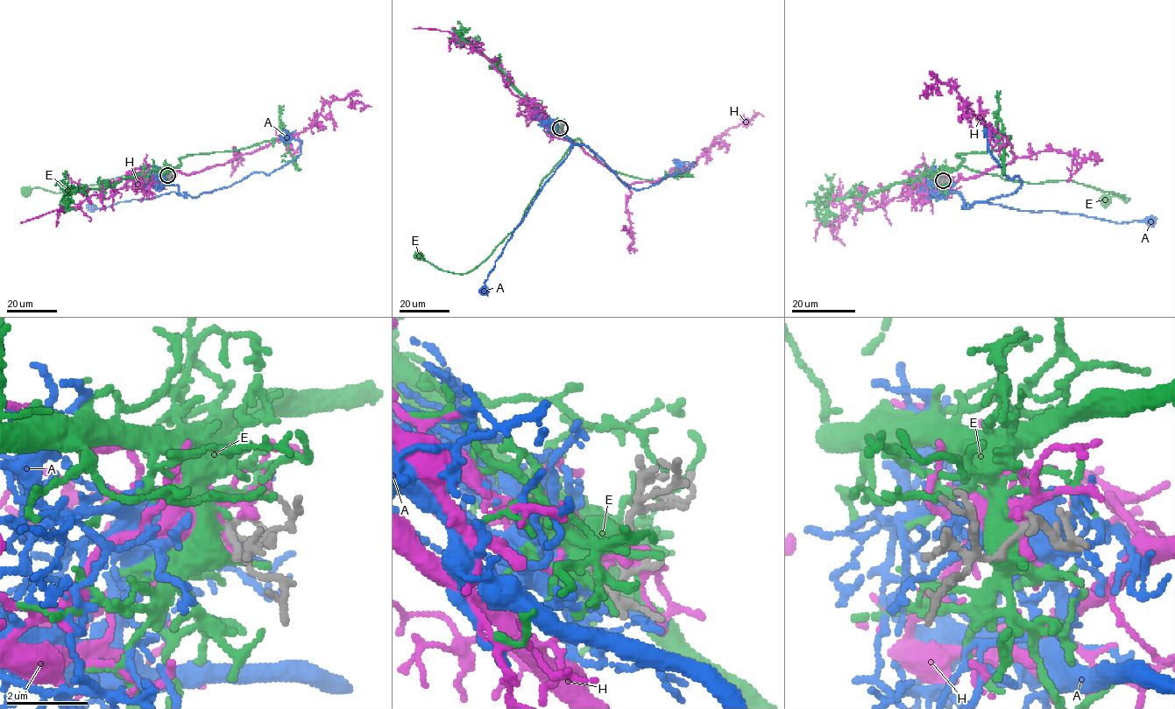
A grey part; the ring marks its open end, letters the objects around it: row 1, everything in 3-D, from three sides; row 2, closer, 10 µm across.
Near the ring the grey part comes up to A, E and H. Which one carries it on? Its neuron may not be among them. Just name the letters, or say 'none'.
E

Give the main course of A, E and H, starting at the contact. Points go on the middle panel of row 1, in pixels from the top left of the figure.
A: (559, 131), (553, 130), (569, 139), (570, 150), (514, 230), (488, 275), (484, 291)
E: (560, 127), (572, 144), (541, 180), (519, 224), (484, 261), (467, 272), (456, 273), (443, 271), (418, 256)
H: (559, 128), (541, 120), (632, 184), (688, 167), (730, 129), (763, 115)

